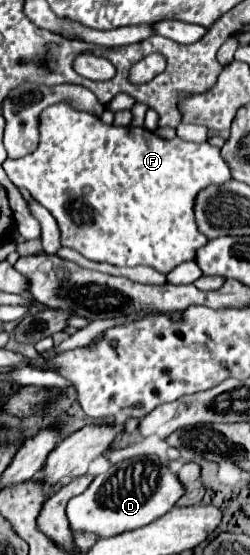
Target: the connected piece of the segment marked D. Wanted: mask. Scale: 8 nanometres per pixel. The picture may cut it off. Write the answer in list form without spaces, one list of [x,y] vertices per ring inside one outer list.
[[[142,455],[116,463],[106,473],[98,475],[84,493],[70,499],[66,513],[72,531],[88,531],[96,533],[98,537],[114,537],[124,531],[140,529],[162,517],[176,505],[182,495],[184,487],[176,473],[170,471],[168,463],[156,455]]]

